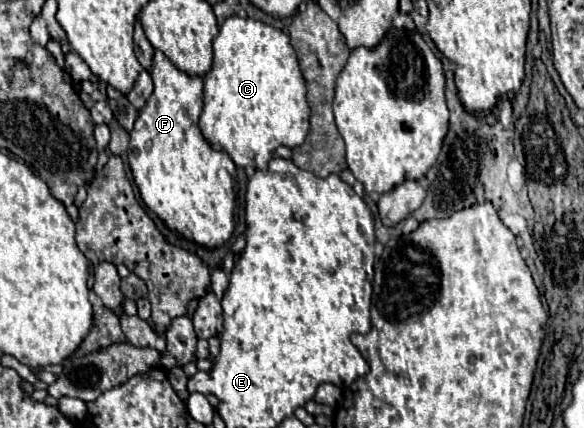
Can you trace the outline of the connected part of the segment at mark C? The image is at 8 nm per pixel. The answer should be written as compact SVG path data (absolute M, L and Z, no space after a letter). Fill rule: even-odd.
M229 16L217 38L213 40L213 66L211 70L203 76L203 112L201 112L201 118L199 118L199 128L203 132L203 136L207 138L207 142L213 146L213 148L221 148L221 150L227 150L229 156L233 158L233 162L241 168L247 168L247 166L253 166L255 170L267 170L267 162L271 160L275 148L279 146L287 146L287 148L295 148L295 146L301 146L305 142L305 136L309 132L309 104L307 104L307 86L305 86L305 80L303 80L303 74L299 70L299 62L297 62L297 56L295 56L295 50L293 46L289 44L289 36L275 28L275 26L269 26L269 24L263 24L261 20L253 20L253 18L239 18L239 16Z

